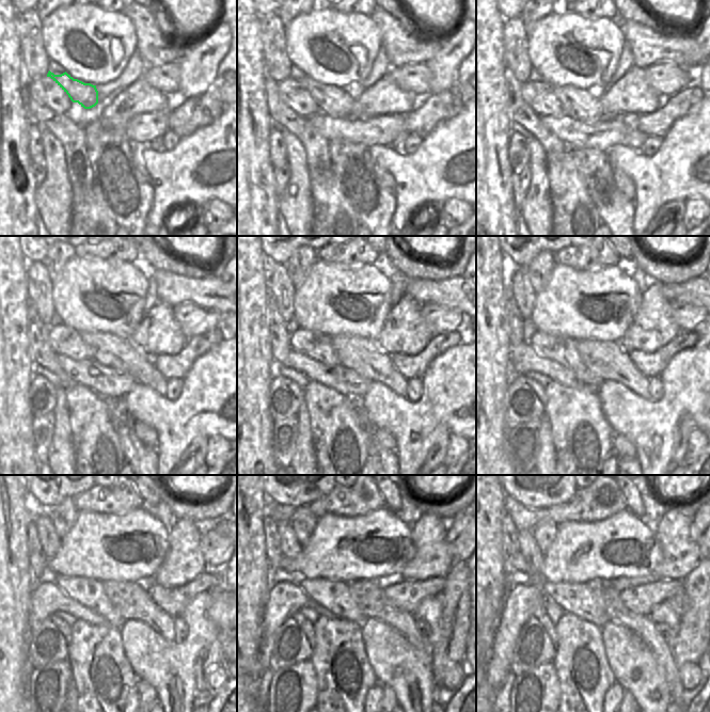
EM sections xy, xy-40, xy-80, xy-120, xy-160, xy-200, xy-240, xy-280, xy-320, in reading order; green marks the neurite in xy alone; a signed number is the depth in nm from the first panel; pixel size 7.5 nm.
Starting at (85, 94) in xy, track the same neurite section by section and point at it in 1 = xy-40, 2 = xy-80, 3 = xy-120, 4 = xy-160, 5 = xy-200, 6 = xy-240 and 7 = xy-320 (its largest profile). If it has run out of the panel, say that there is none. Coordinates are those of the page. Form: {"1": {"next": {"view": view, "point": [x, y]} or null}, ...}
{"1": {"next": {"view": "xy-40", "point": [333, 101]}}, "2": {"next": {"view": "xy-80", "point": [577, 104]}}, "3": {"next": {"view": "xy-120", "point": [120, 353]}}, "4": {"next": {"view": "xy-160", "point": [363, 356]}}, "5": {"next": {"view": "xy-200", "point": [606, 360]}}, "6": {"next": {"view": "xy-240", "point": [131, 600]}}, "7": {"next": {"view": "xy-320", "point": [642, 625]}}}

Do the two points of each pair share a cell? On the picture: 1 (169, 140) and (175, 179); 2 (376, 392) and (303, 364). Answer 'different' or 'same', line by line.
1: different
2: different

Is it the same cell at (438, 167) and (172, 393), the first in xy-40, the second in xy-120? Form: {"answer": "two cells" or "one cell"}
{"answer": "two cells"}

